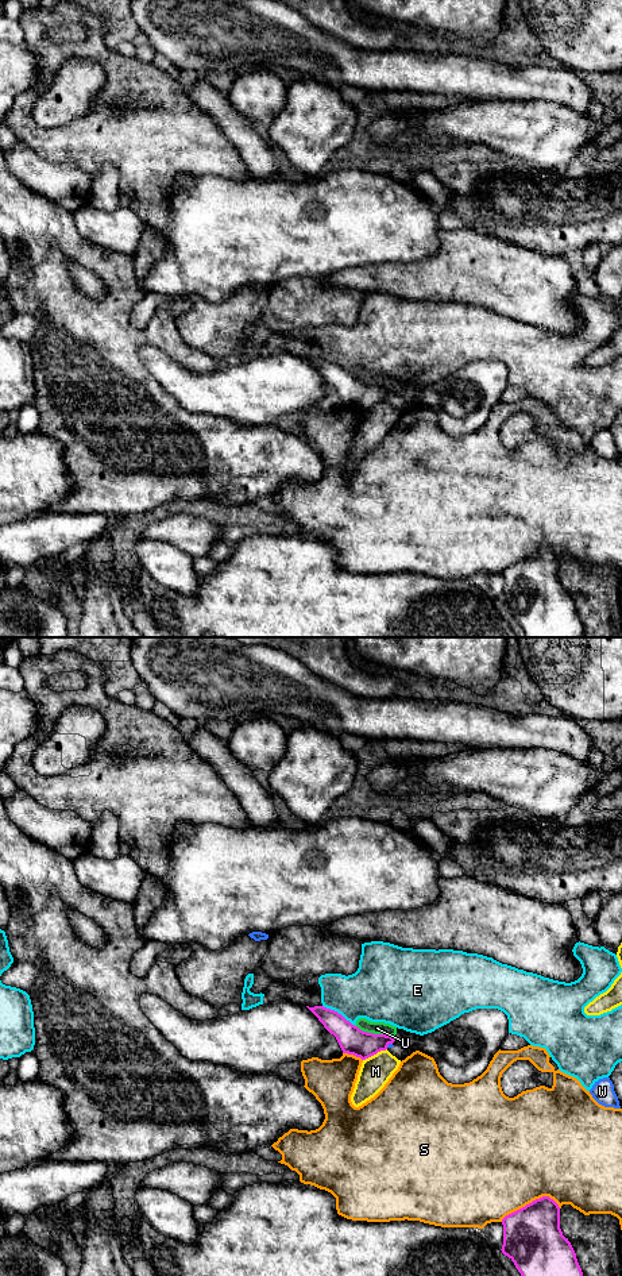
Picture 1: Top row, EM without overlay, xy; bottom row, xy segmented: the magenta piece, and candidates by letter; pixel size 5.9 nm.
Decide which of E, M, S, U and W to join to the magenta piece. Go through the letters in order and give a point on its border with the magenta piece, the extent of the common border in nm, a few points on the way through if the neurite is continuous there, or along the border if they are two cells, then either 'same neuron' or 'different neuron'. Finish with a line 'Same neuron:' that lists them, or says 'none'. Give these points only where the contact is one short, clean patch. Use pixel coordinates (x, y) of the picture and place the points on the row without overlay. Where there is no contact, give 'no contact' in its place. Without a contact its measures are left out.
E: xy (337, 365) | 240 nm | different neuron
M: xy (374, 405) | 160 nm | different neuron
S: xy (532, 554) | 360 nm | different neuron
U: xy (375, 386) | 240 nm | different neuron
W: xy (389, 394) | 50 nm | different neuron
Same neuron: none

